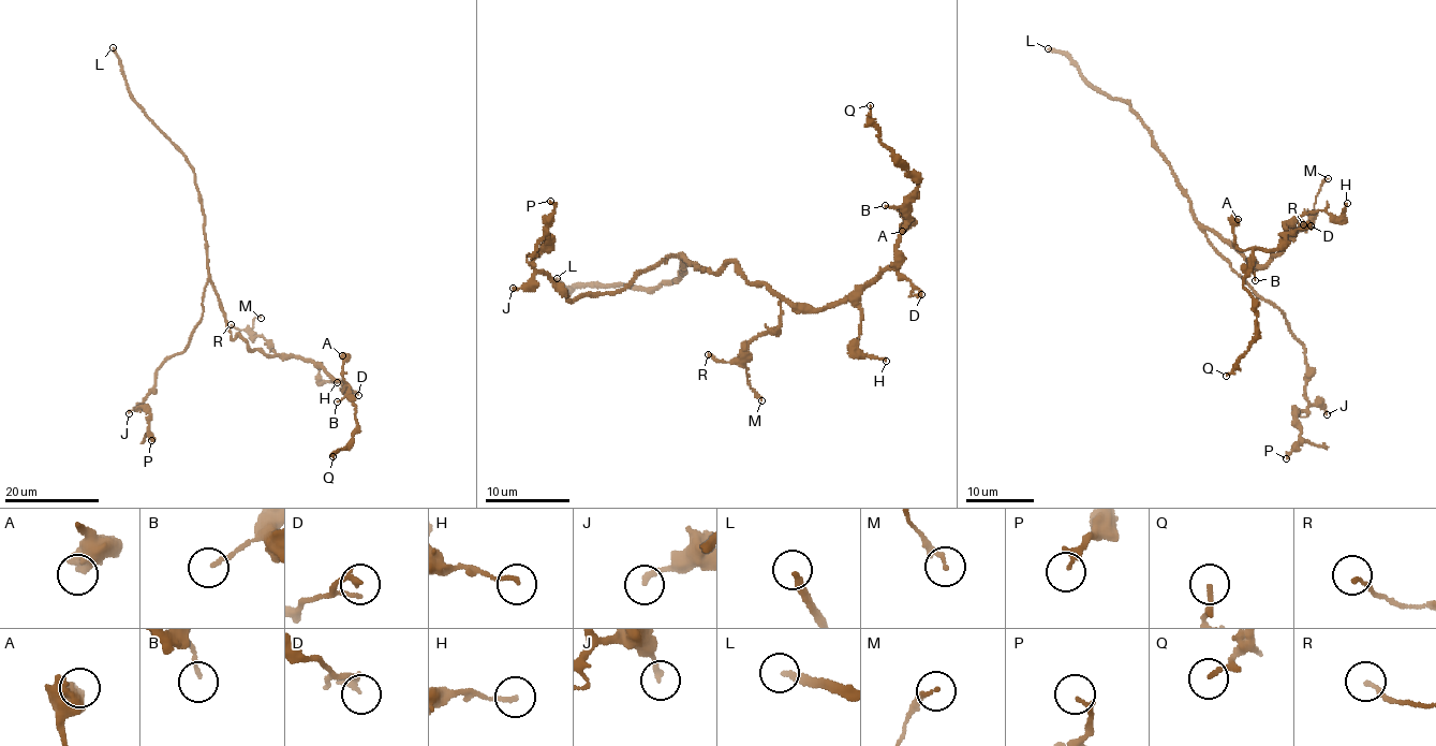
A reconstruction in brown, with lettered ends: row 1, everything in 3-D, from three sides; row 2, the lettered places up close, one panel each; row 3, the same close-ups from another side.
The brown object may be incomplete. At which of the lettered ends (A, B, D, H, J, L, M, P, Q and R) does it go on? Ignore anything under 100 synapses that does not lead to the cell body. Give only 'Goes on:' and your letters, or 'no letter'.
Goes on: L

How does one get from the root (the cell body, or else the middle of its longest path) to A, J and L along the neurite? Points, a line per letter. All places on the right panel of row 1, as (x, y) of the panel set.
A: (1241, 254), (1264, 264), (1293, 227), (1286, 227), (1276, 248), (1242, 250), (1238, 219)
J: (1241, 254), (1232, 243), (1204, 230), (1216, 251), (1282, 311), (1304, 348), (1306, 398), (1327, 414)
L: (1241, 254), (1232, 243), (1197, 220), (1186, 191), (1130, 103), (1090, 85), (1077, 62), (1048, 48)

